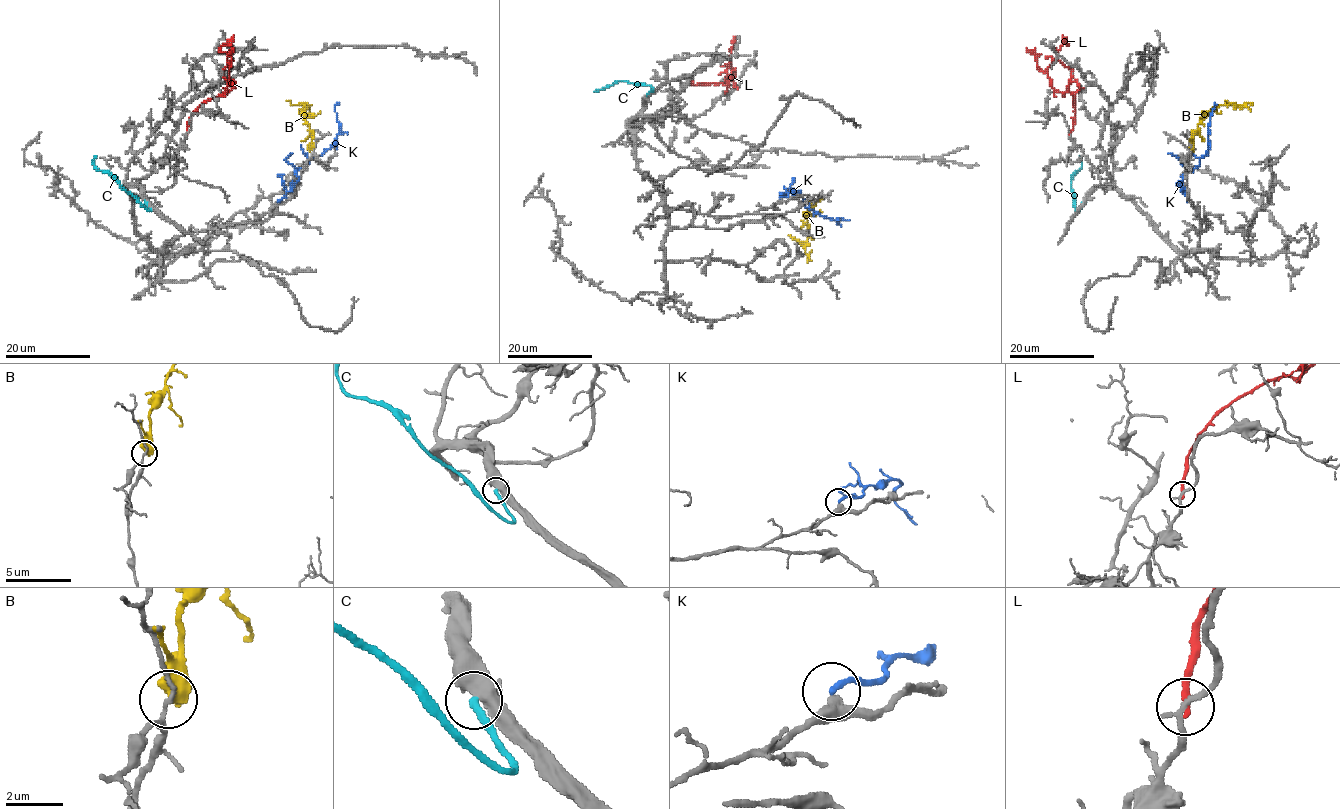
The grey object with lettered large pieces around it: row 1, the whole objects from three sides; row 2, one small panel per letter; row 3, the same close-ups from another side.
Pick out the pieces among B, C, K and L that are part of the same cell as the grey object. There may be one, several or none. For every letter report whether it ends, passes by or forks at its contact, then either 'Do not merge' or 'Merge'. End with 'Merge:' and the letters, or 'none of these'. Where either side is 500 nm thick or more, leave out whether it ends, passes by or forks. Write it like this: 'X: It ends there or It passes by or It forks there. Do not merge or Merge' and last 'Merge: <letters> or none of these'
B: Do not merge
C: It ends there. Merge
K: It ends there. Do not merge
L: It ends there. Do not merge
Merge: C

